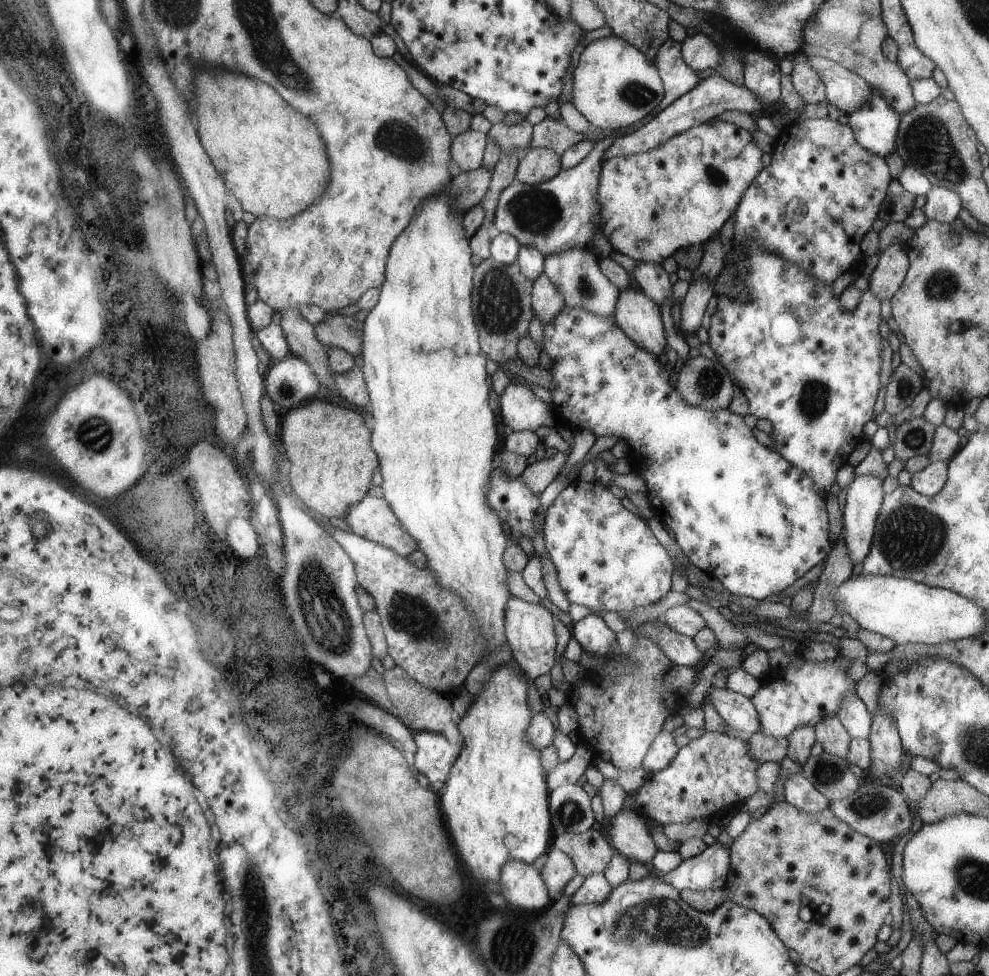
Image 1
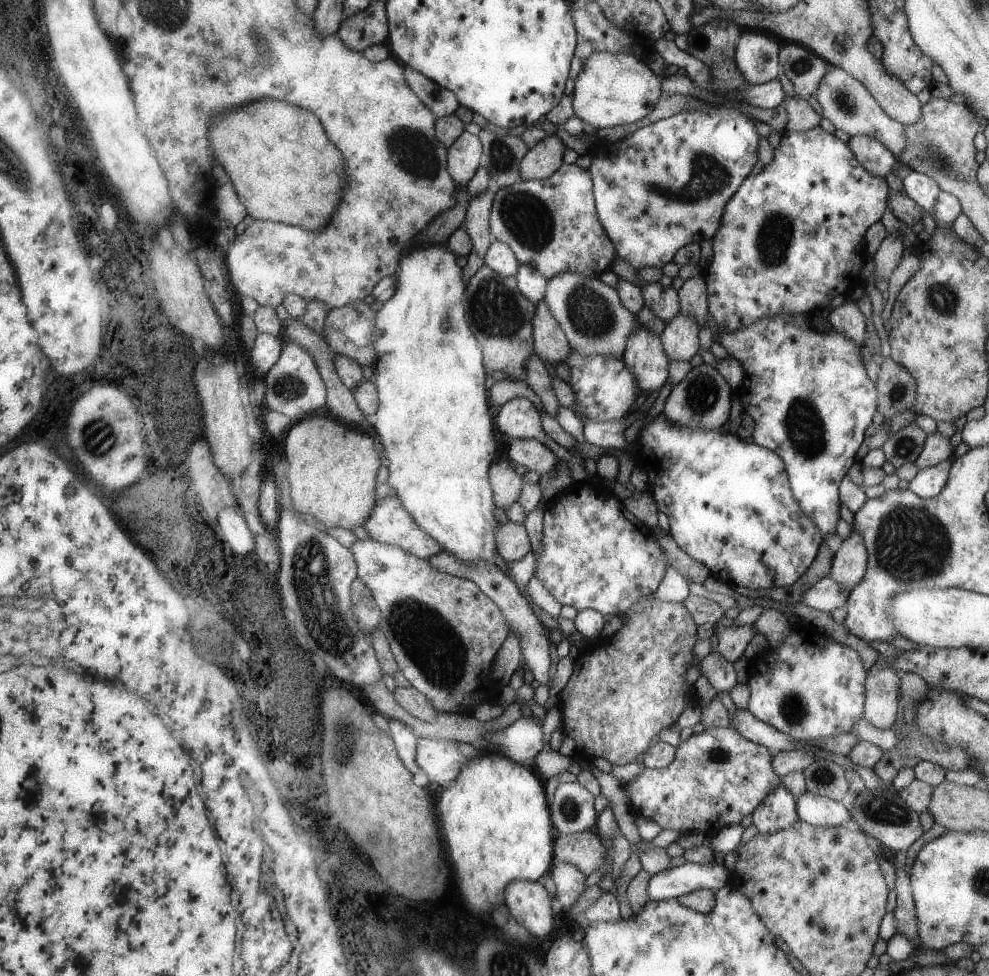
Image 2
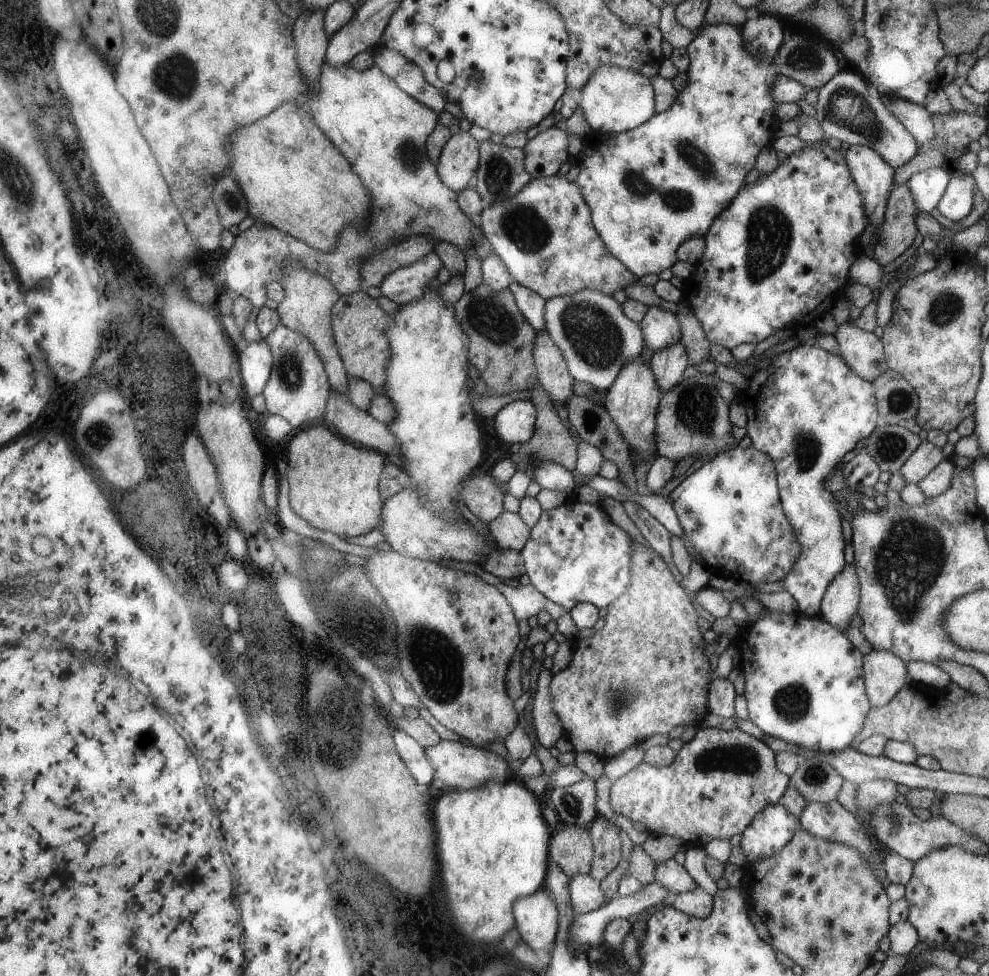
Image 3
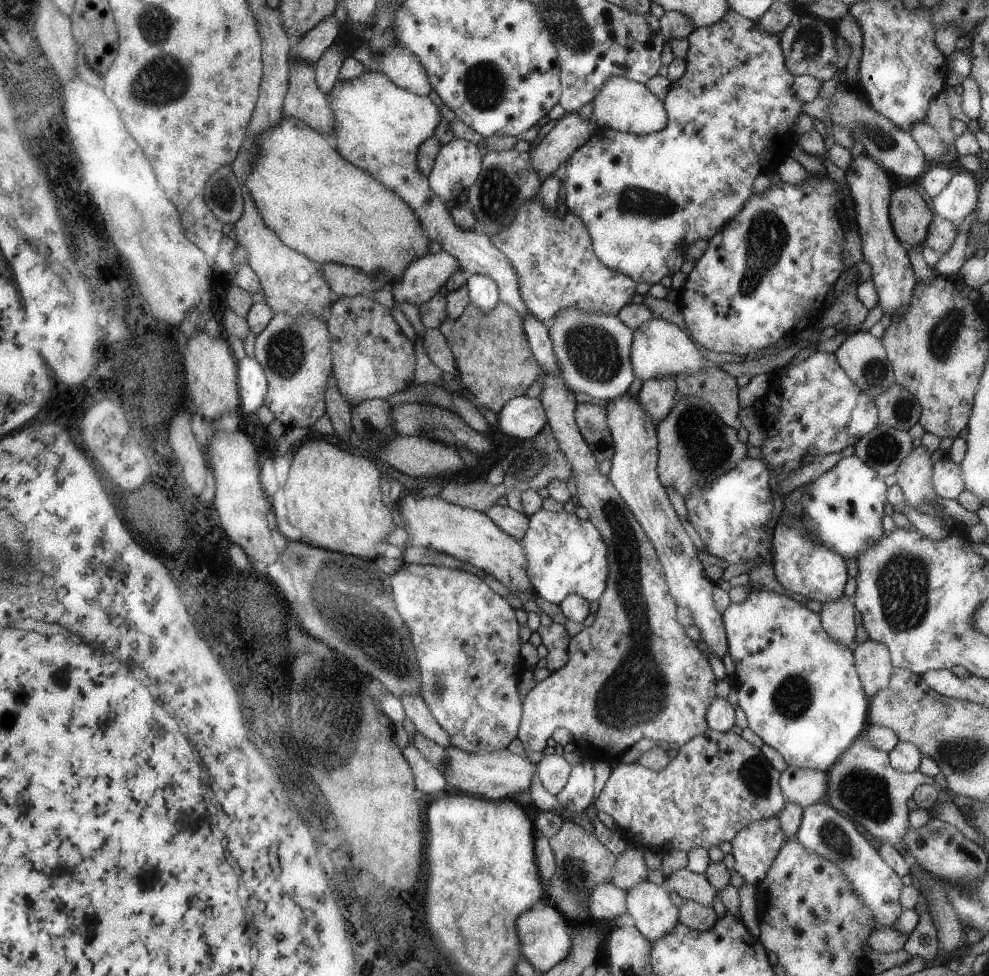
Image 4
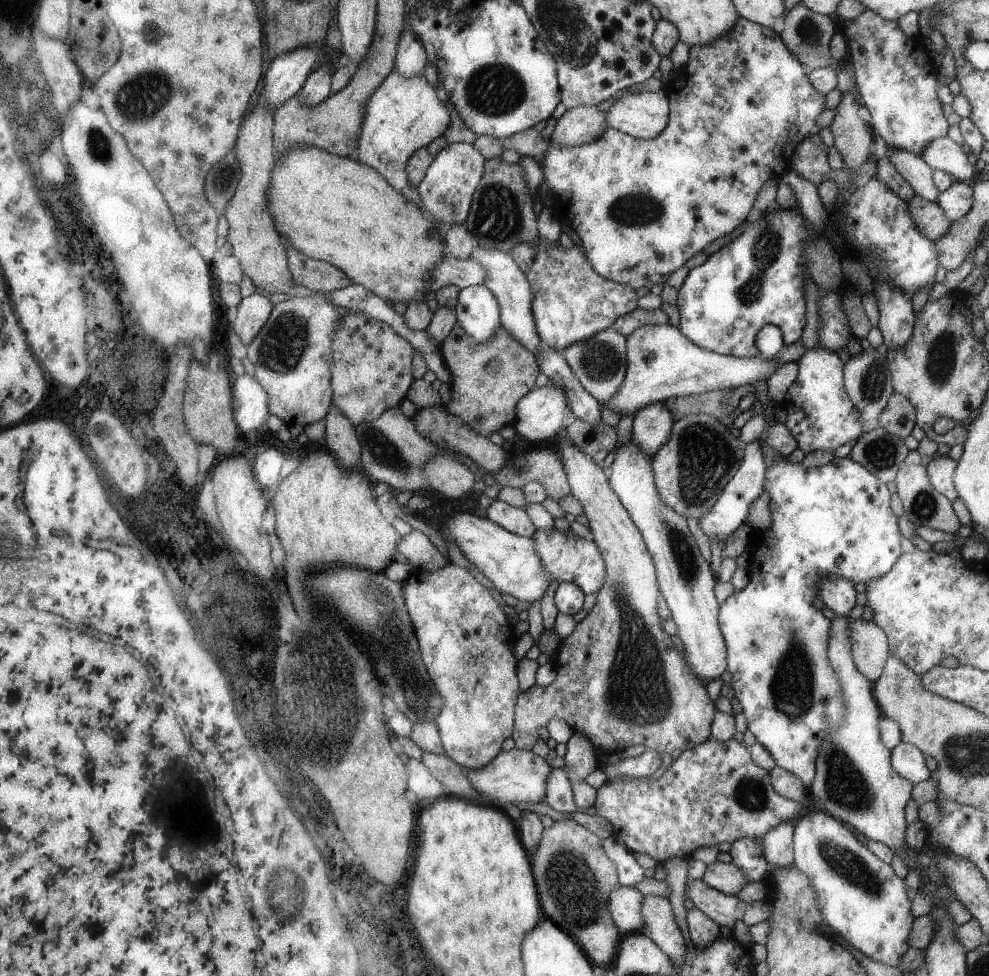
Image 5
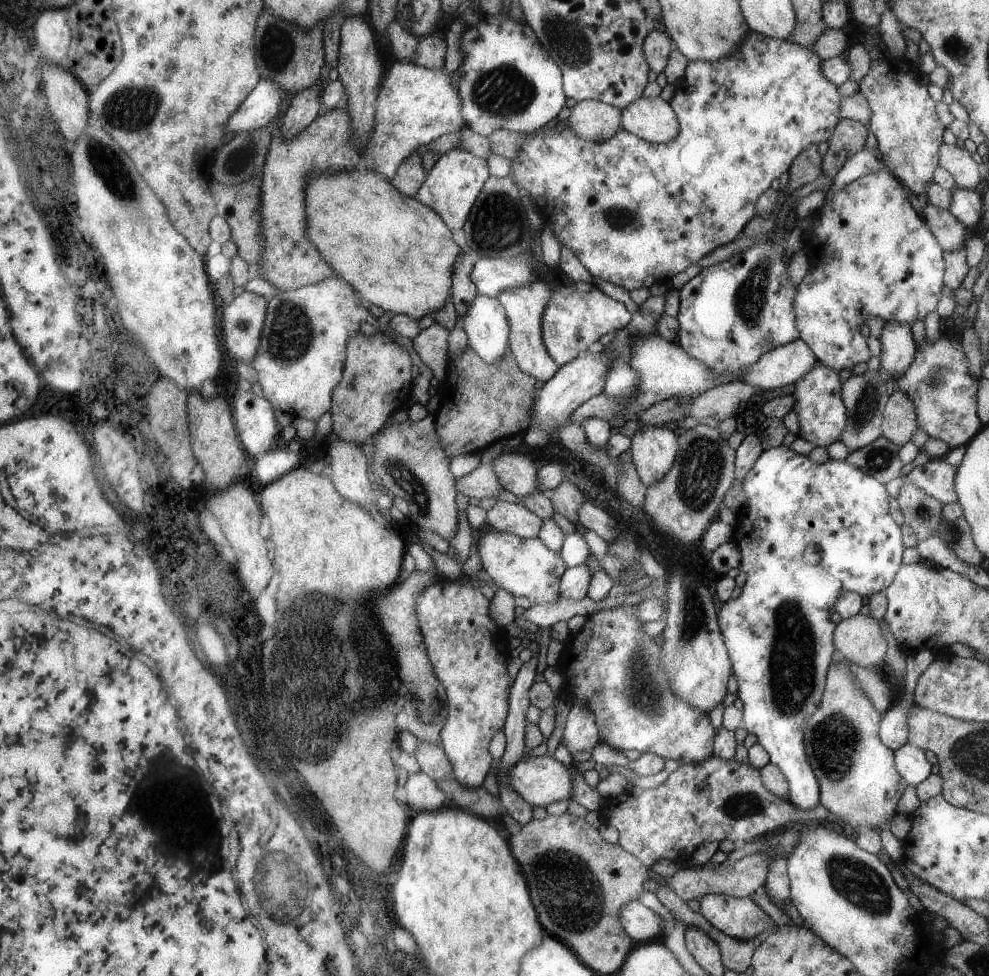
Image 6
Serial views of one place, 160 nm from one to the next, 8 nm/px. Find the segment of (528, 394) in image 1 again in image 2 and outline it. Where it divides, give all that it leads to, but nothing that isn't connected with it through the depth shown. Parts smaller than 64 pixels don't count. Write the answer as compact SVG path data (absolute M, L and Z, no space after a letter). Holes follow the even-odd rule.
M517 396L502 405L498 410L497 424L500 432L512 436L512 438L531 438L542 441L557 456L571 466L573 472L573 483L588 482L596 477L588 476L584 461L576 458L571 450L560 447L542 429L542 411L539 404L528 398Z

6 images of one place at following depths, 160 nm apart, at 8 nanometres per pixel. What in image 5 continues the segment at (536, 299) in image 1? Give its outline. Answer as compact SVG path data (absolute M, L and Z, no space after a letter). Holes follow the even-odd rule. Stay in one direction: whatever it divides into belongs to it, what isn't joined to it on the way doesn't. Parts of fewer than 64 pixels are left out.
M560 437L558 455L563 462L571 494L583 506L592 539L601 549L608 575L604 586L596 593L595 606L575 626L574 632L560 642L552 660L556 679L548 686L536 683L520 695L512 733L515 748L532 751L540 739L540 728L546 727L554 719L565 720L574 731L579 730L592 743L600 757L638 745L644 745L657 753L669 754L675 749L685 751L696 747L712 736L716 708L710 700L706 685L695 675L685 654L678 648L670 648L670 636L664 632L663 619L658 616L660 581L657 579L653 555L628 509L609 484L607 470L588 453L582 452L570 437Z

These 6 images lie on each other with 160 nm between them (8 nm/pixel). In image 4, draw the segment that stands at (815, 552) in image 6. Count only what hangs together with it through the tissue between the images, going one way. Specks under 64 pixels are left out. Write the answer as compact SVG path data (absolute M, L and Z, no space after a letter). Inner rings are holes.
M856 455L843 457L834 467L814 479L808 494L803 495L798 503L803 512L799 519L805 524L805 529L811 537L835 548L846 560L850 557L857 559L858 553L886 534L881 522L885 515L884 505L887 503L886 488L884 479L863 460ZM775 592L750 593L747 602L742 604L732 603L724 612L725 625L729 632L730 656L735 663L734 680L738 692L738 704L745 712L748 727L753 730L763 742L775 748L785 759L789 766L794 768L816 769L827 771L837 761L853 741L865 730L868 725L867 714L871 700L865 695L863 686L854 662L853 651L845 644L834 640L822 626L821 616L810 611L804 604L788 596L782 596Z

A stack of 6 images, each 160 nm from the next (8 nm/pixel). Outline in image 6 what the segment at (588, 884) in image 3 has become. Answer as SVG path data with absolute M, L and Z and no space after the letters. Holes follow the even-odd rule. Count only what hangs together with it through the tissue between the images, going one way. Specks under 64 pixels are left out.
M633 900L621 908L621 924L634 944L662 939L661 917L640 900Z

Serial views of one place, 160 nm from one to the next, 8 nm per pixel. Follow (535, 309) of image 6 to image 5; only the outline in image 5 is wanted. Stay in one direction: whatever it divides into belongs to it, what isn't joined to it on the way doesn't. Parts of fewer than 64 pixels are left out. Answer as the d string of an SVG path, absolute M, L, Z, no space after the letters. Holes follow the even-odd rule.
M477 246L471 257L486 269L483 284L495 294L500 309L501 326L510 331L514 338L529 348L537 358L537 354L542 350L542 340L533 317L533 287L525 272L510 253L495 248L485 249Z

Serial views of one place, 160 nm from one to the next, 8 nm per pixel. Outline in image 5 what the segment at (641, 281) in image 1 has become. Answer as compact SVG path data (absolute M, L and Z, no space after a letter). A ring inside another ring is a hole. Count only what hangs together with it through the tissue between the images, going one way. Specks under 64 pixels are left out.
M644 325L632 331L626 337L627 357L626 368L627 377L619 386L618 392L607 402L608 408L618 414L638 414L642 407L655 402L664 402L667 398L702 394L716 389L735 389L736 387L751 384L756 380L769 377L772 370L777 370L776 364L772 364L761 355L750 359L742 357L733 357L732 355L724 355L715 353L705 348L699 347L689 338L681 333L679 327L673 325Z

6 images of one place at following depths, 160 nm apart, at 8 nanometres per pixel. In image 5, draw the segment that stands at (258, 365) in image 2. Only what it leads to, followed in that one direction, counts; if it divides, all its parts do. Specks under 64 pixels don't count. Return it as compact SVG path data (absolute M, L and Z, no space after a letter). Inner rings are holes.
M238 375L233 384L235 420L243 434L254 434L269 417L269 398L266 389L254 375Z

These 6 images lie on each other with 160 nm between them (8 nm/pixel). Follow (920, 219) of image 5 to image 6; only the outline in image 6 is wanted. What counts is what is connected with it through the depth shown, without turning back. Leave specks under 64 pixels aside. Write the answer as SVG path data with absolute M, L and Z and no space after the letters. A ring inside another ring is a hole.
M923 203L923 220L944 251L953 251L966 244L965 226L948 210Z

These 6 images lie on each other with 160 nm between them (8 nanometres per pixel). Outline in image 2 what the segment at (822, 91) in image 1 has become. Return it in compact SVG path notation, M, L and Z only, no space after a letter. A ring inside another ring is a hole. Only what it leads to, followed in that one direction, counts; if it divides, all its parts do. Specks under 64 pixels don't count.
M786 43L790 58L784 64L784 74L790 79L798 97L808 99L818 92L820 81L831 68L815 52L803 45Z

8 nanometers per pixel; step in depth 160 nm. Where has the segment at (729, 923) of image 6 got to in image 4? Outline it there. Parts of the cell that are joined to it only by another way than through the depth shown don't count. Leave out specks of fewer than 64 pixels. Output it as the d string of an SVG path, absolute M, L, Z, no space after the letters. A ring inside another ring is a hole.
M680 869L666 876L669 890L679 894L683 900L698 901L703 905L712 905L715 888L704 874L696 874L688 869Z

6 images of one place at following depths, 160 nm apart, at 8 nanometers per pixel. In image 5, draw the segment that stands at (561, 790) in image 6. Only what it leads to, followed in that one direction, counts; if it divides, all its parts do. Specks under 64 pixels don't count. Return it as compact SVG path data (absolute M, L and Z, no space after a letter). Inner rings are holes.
M516 748L510 751L501 751L485 767L466 770L469 781L474 790L485 797L488 803L501 808L513 802L542 802L545 800L546 781L556 763L550 762L532 751L523 751Z

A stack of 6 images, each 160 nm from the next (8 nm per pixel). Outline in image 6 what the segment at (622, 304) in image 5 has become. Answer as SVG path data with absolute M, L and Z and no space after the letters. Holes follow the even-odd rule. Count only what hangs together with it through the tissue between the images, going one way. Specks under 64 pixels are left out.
M559 266L549 271L550 279L546 282L553 294L545 308L541 332L544 334L545 347L559 366L568 364L598 345L599 338L606 333L622 330L633 319L633 314L624 303L612 299L592 282L573 282Z

